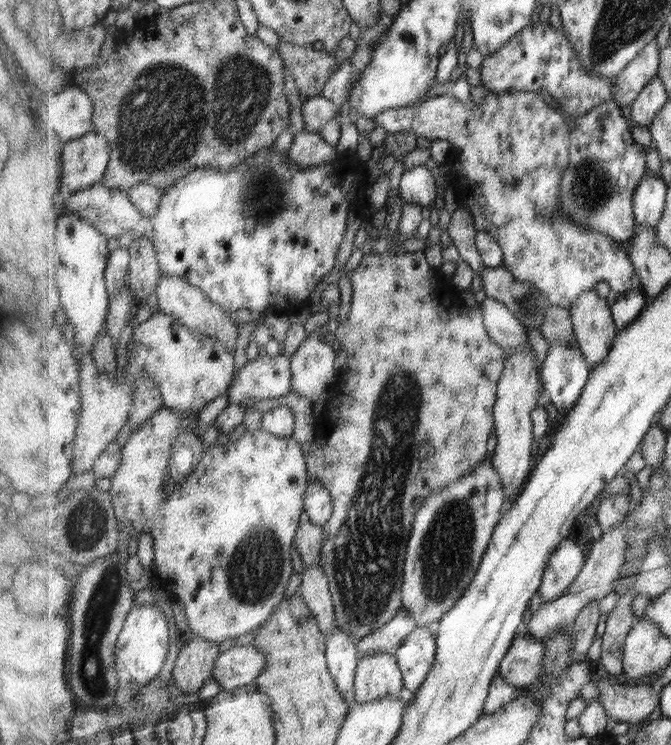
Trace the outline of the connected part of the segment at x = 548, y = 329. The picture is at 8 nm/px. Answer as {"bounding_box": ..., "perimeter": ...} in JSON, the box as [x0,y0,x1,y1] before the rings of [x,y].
{"bounding_box":[539,305,576,343],"perimeter":[[[551,305],[546,312],[543,325],[539,331],[547,342],[561,341],[561,343],[575,343],[576,336],[569,309]]]}

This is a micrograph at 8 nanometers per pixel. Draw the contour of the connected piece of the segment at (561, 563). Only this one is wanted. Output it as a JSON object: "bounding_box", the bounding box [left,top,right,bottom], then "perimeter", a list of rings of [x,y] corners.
{"bounding_box":[539,538,585,602],"perimeter":[[[566,538],[550,557],[548,568],[545,569],[539,590],[542,602],[555,601],[569,592],[579,577],[585,560],[581,546],[575,540]]]}

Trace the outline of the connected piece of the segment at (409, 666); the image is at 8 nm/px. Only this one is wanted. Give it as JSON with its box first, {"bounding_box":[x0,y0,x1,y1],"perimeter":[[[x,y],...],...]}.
{"bounding_box":[397,627,437,693],"perimeter":[[[429,627],[416,628],[399,648],[397,663],[401,667],[404,688],[416,693],[427,680],[435,663],[437,643],[435,630]]]}

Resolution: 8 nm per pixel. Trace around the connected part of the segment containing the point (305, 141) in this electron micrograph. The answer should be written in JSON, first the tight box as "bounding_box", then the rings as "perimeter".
{"bounding_box":[288,128,338,169],"perimeter":[[[303,128],[294,136],[288,153],[291,161],[299,163],[303,169],[311,169],[337,159],[338,152],[335,145],[329,144],[321,138],[321,134]]]}

